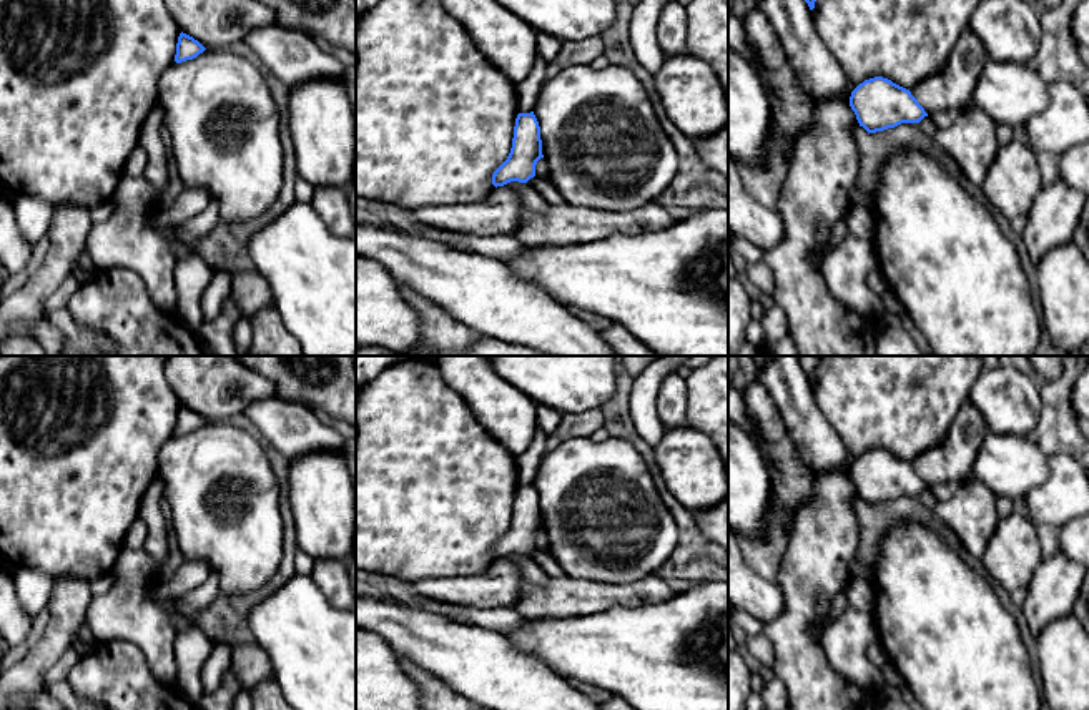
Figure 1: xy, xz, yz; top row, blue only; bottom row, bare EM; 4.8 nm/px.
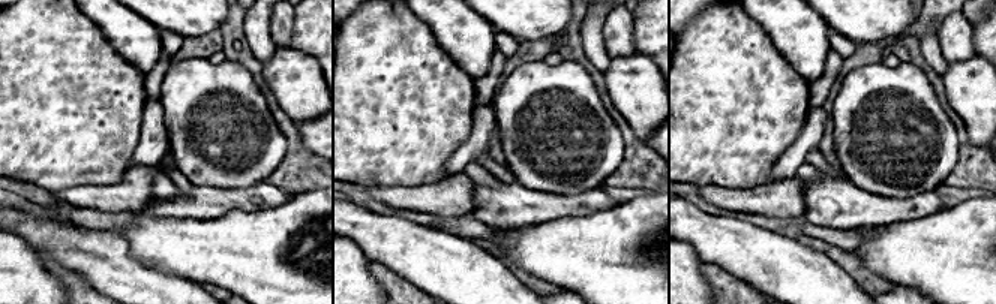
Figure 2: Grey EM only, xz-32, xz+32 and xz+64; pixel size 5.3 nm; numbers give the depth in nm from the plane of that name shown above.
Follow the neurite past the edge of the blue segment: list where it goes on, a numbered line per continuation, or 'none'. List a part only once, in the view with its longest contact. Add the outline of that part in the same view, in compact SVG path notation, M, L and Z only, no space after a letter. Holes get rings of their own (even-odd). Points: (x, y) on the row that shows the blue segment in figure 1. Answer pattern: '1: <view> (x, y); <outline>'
none

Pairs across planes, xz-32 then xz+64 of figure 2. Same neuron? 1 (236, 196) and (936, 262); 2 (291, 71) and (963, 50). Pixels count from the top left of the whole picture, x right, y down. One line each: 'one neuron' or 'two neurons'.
1: two neurons
2: two neurons

